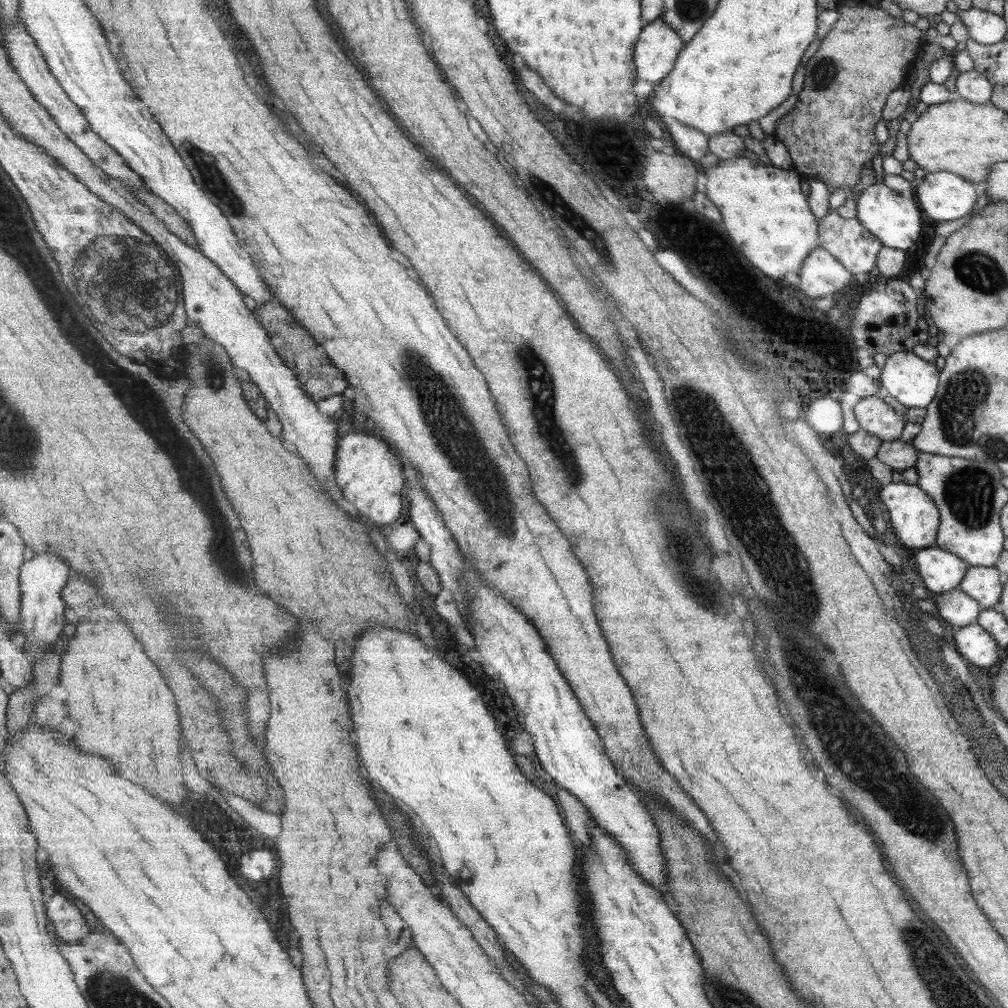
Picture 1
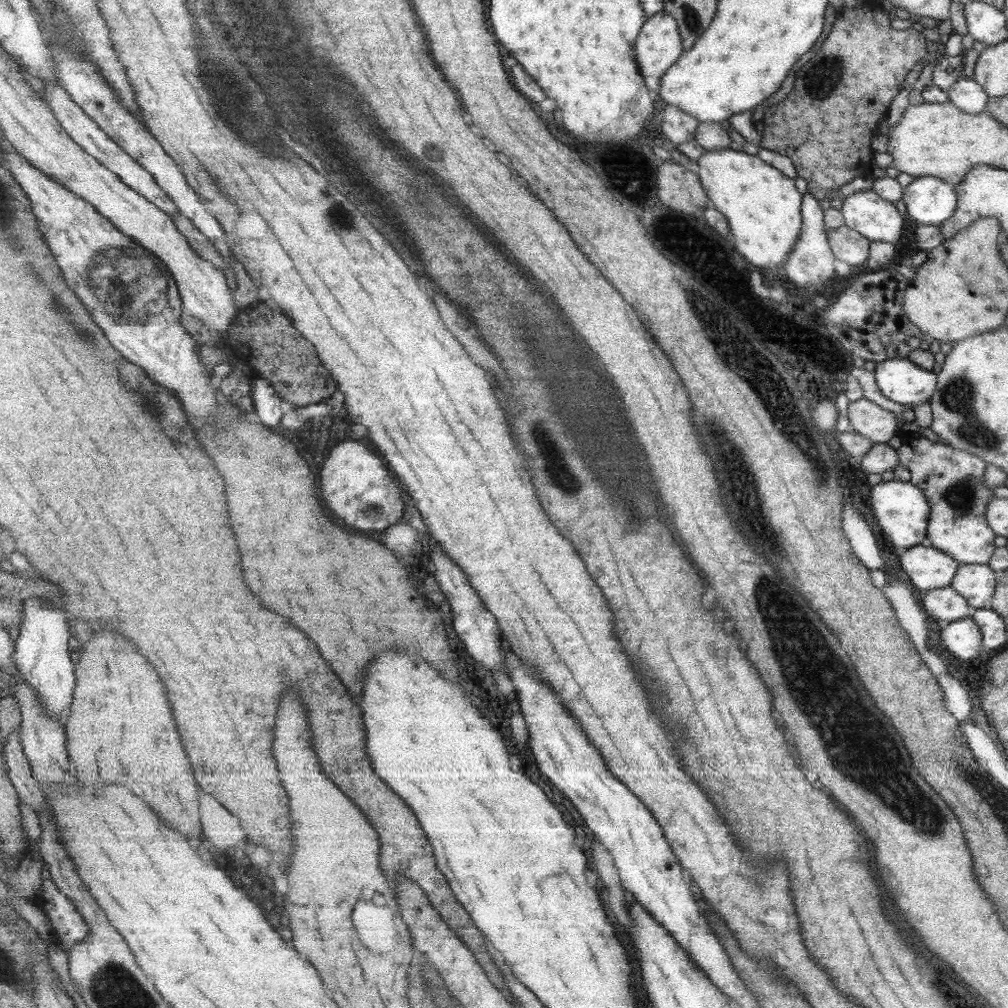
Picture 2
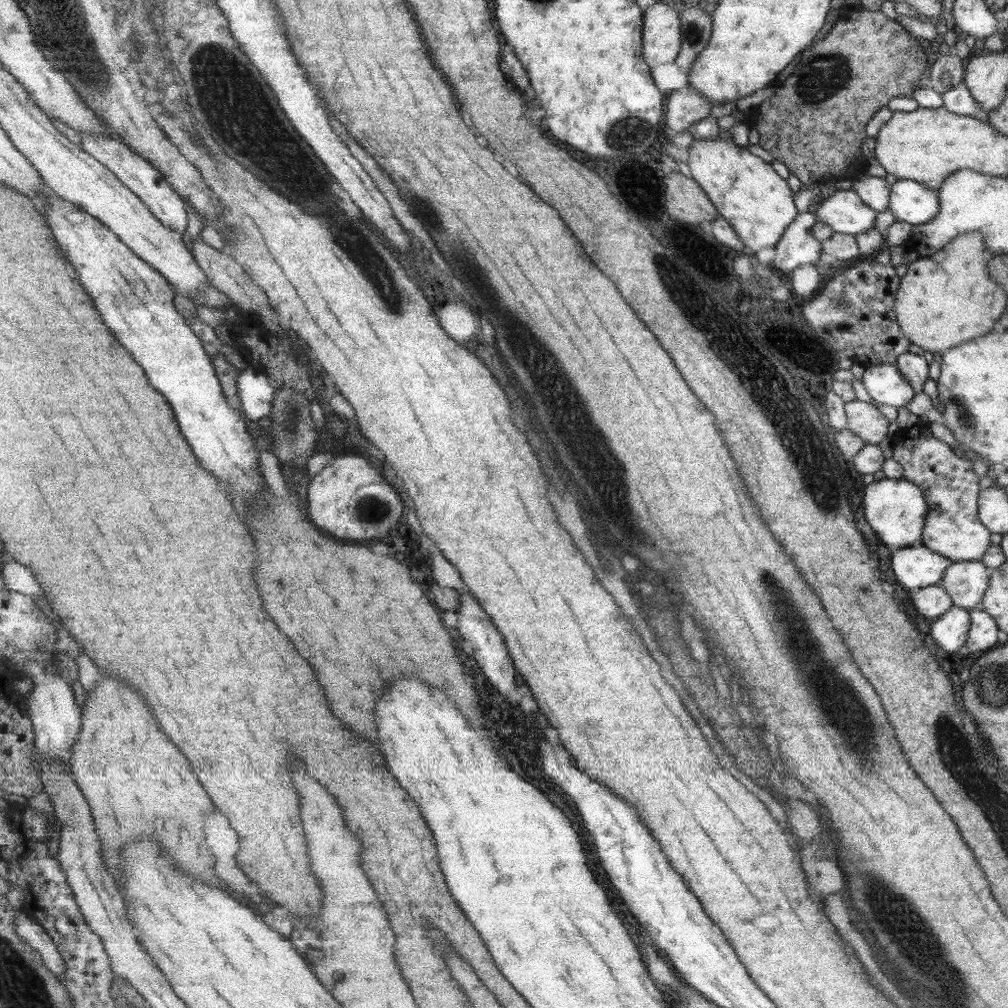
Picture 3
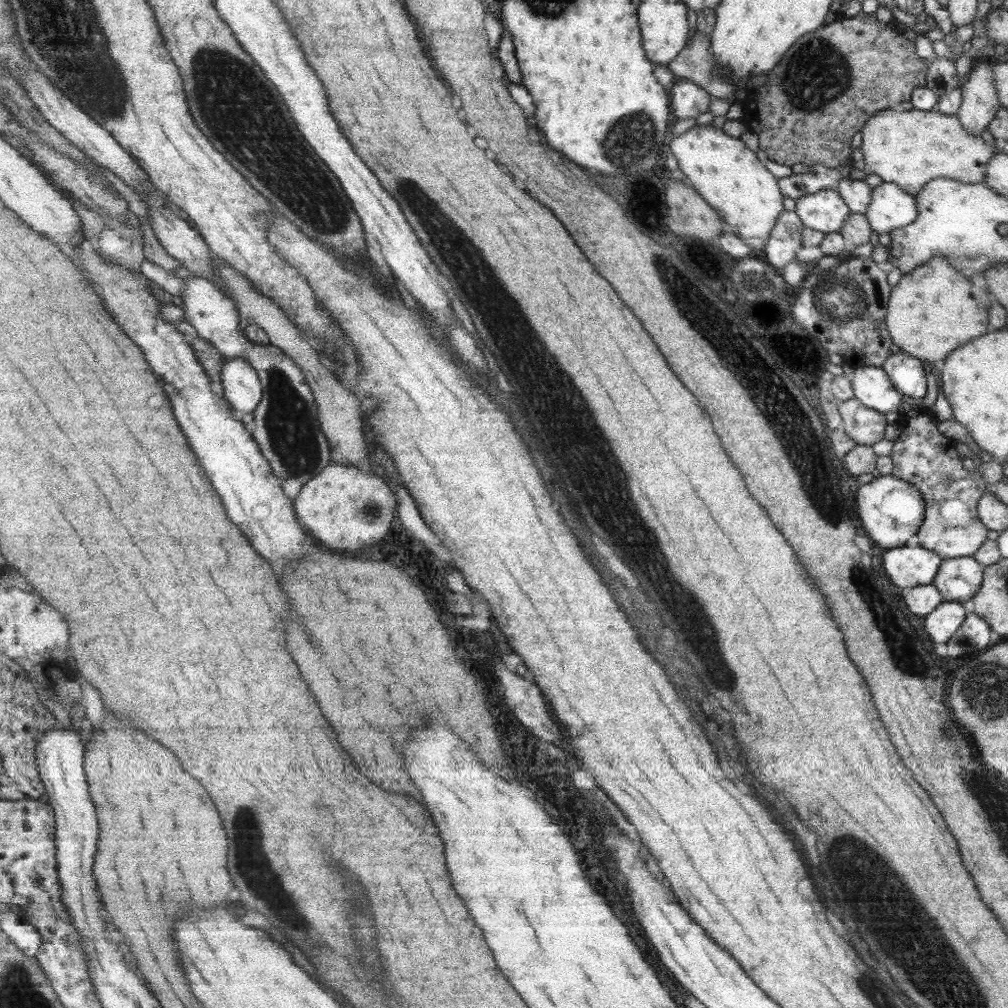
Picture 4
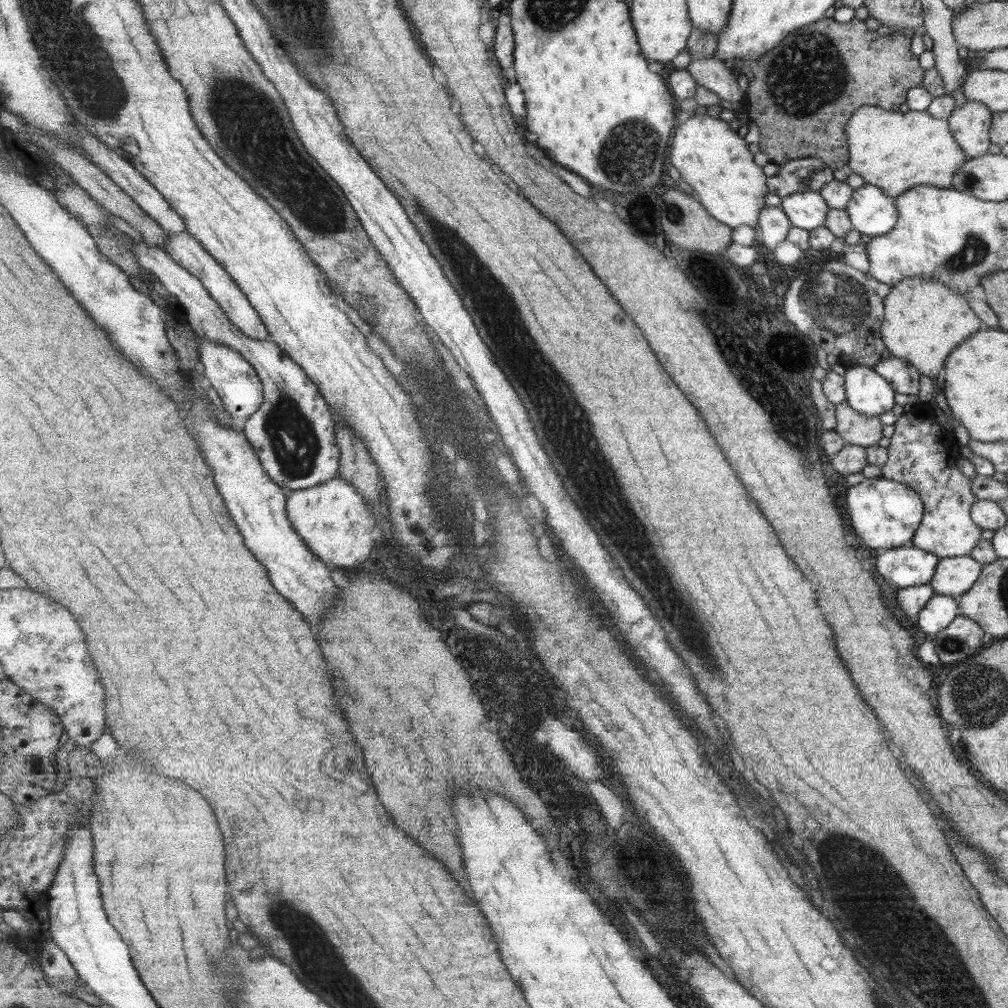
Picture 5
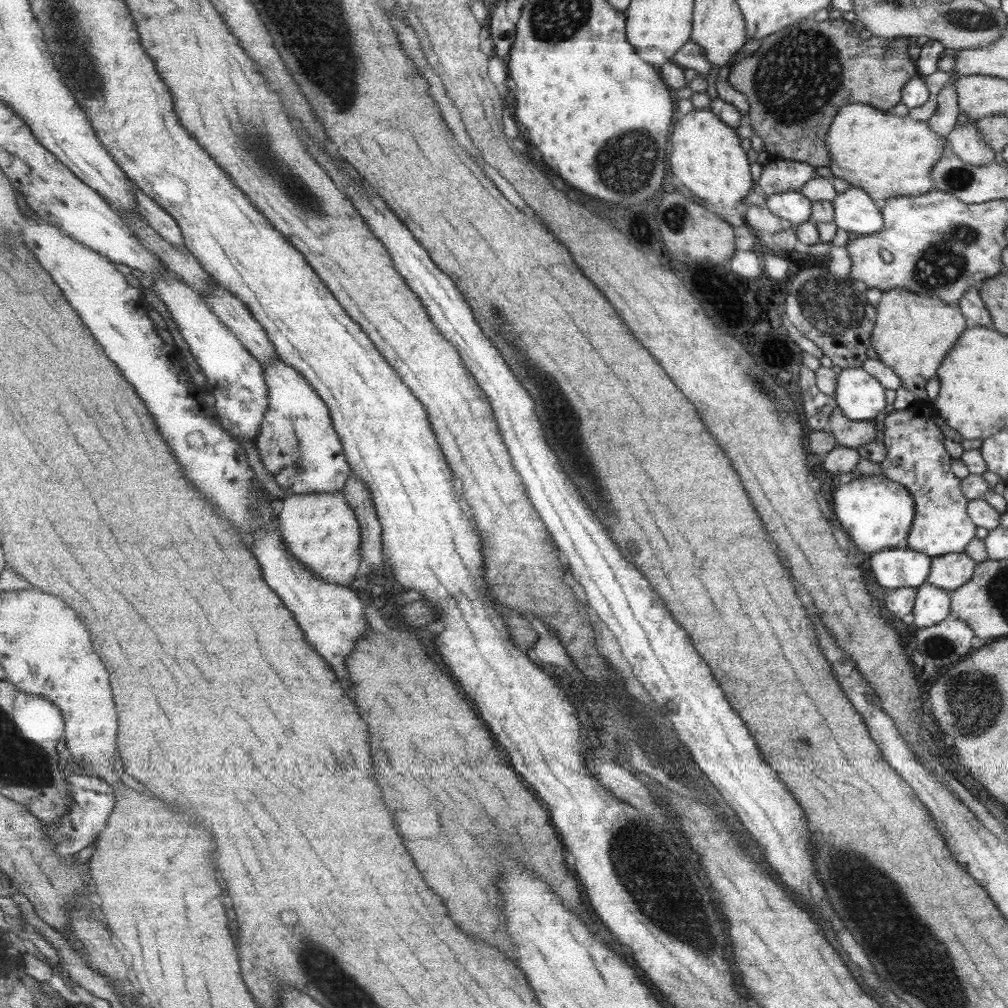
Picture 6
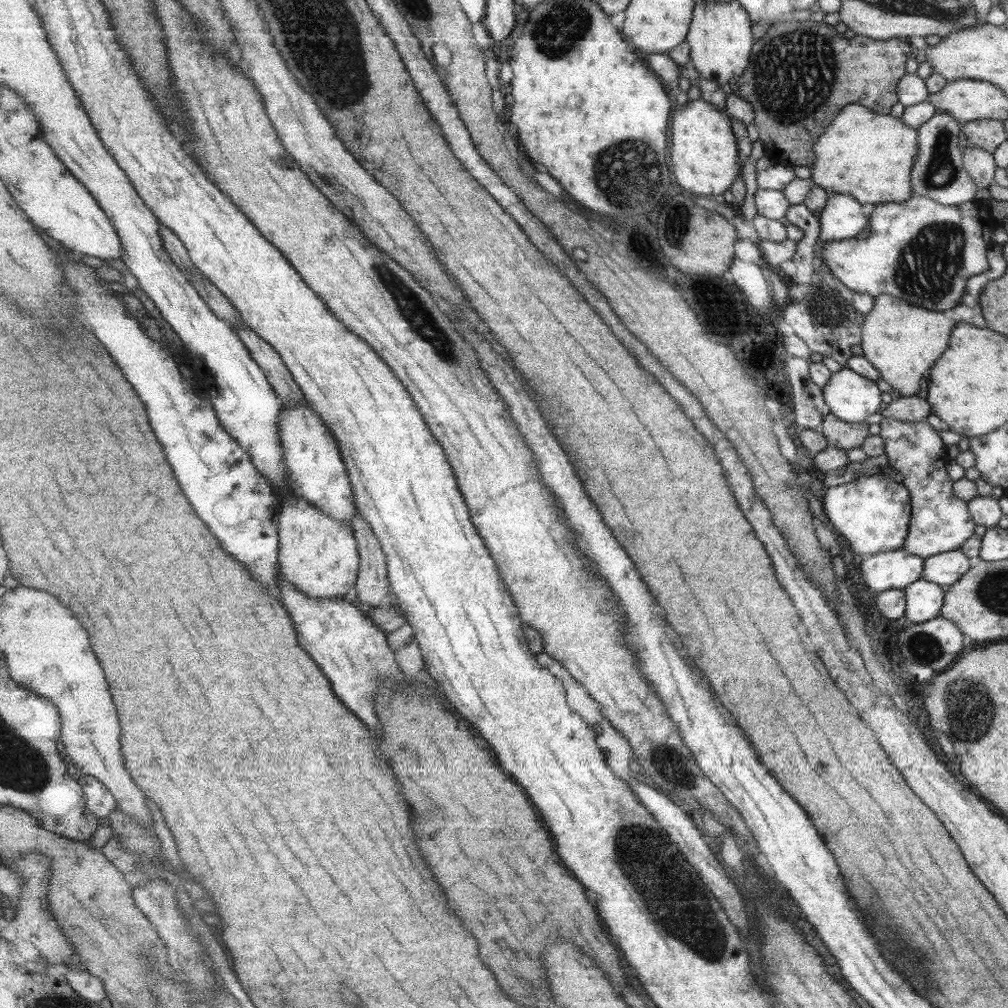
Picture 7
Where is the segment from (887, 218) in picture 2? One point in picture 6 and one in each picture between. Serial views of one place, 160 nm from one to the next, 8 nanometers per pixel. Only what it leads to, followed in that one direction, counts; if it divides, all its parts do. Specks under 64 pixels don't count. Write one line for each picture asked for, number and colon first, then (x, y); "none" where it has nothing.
3: (842, 211)
4: (823, 211)
5: (805, 210)
6: (791, 205)

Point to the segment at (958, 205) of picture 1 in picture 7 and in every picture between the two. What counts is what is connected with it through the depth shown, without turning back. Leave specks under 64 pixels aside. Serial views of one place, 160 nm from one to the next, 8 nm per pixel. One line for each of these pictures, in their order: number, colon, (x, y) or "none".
2: (928, 201)
3: (909, 202)
4: (888, 208)
5: (871, 213)
6: (853, 211)
7: (840, 218)

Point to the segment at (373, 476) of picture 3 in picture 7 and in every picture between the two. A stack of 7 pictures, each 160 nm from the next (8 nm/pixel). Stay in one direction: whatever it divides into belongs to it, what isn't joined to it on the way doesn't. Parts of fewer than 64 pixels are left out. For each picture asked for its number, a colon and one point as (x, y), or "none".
4: (347, 509)
5: (336, 522)
6: (321, 530)
7: (320, 556)

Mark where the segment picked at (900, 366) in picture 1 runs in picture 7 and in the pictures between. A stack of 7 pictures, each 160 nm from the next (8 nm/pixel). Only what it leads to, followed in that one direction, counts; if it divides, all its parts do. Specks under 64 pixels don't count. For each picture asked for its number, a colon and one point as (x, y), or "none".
2: (898, 379)
3: (883, 383)
4: (870, 386)
5: (867, 393)
6: (858, 395)
7: (851, 398)

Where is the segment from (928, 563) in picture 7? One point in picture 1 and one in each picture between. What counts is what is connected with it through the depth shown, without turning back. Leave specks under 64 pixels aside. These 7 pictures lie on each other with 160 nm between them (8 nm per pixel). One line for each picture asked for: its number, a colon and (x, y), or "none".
1: (982, 584)
2: (975, 583)
3: (964, 582)
4: (957, 580)
5: (953, 576)
6: (948, 572)

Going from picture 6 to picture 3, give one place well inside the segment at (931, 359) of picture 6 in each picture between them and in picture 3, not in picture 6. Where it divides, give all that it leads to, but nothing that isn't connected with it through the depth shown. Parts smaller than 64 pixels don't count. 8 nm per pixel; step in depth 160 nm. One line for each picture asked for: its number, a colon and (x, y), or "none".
3: (945, 299)
4: (933, 309)
5: (923, 322)

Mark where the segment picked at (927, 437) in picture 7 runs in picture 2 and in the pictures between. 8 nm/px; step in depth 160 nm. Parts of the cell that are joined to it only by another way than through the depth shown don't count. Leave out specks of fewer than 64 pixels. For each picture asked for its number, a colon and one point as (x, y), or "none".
2: (951, 481)
3: (952, 528)
4: (951, 528)
5: (921, 455)
6: (915, 458)

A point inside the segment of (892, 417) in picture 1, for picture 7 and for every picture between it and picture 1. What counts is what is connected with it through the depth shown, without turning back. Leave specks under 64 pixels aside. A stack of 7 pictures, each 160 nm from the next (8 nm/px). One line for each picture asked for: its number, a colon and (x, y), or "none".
2: (878, 425)
3: (862, 419)
4: (865, 426)
5: (854, 429)
6: (847, 433)
7: (843, 435)

